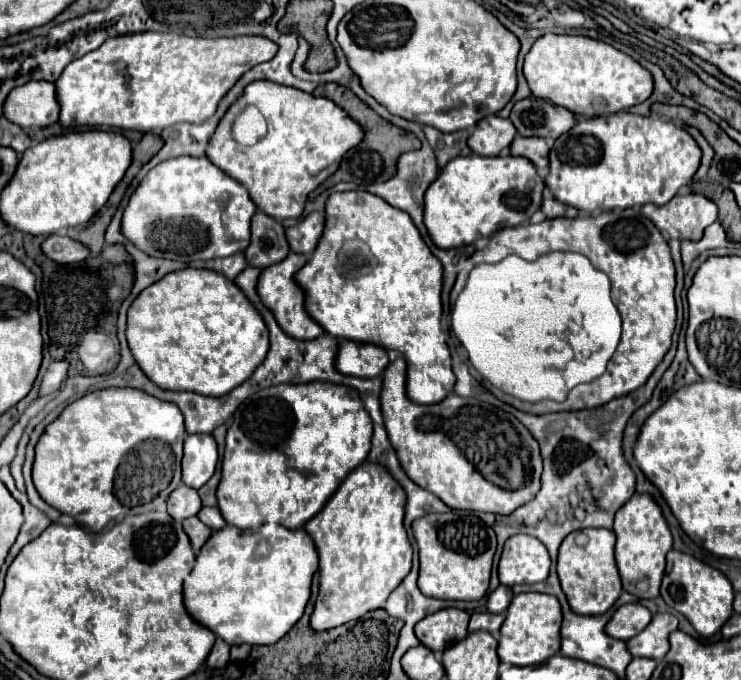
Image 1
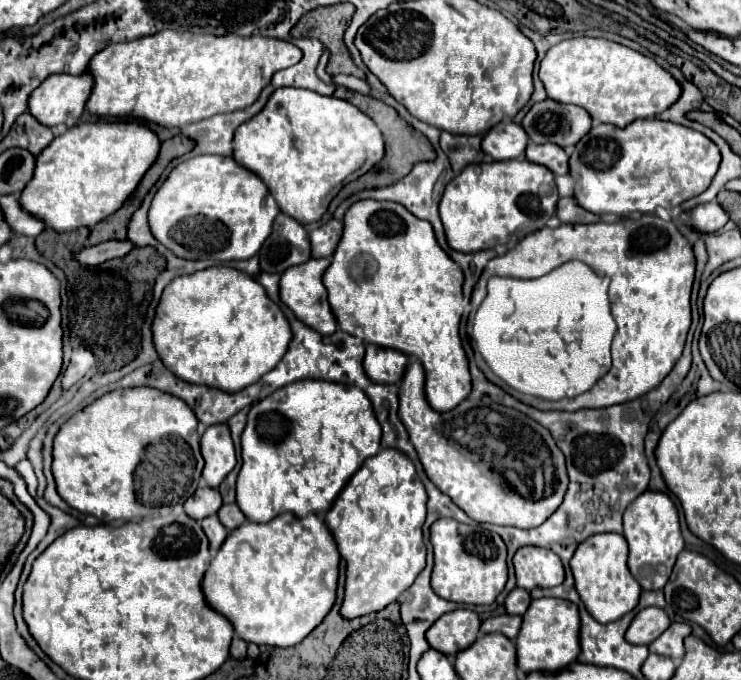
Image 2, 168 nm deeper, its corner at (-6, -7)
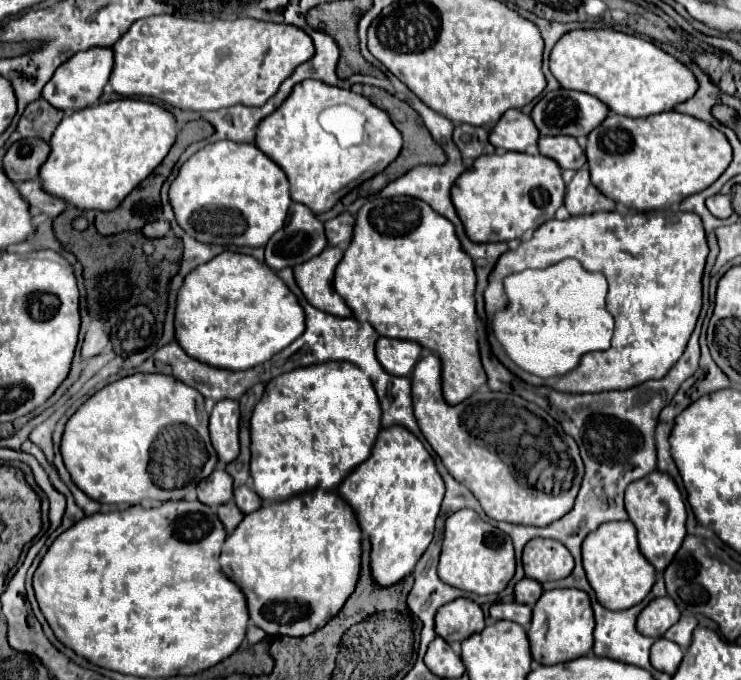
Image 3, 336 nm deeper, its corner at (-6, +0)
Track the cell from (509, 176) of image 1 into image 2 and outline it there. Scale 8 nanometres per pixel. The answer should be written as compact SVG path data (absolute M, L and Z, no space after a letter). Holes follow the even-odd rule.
M520 159L488 161L488 163L482 161L464 167L464 171L446 185L446 191L440 201L440 219L444 225L446 241L452 249L460 253L476 253L482 249L492 249L498 243L508 243L510 237L522 225L526 225L526 233L546 227L546 221L554 215L556 201L558 201L558 191L556 191L554 175L546 167L534 165L530 161L520 161Z

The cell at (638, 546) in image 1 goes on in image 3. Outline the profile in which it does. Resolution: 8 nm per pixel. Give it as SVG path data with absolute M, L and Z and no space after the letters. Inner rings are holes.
M660 470L650 472L648 476L634 480L626 488L626 512L634 526L638 528L638 542L642 554L648 558L648 562L654 564L658 572L666 568L668 562L672 562L674 554L682 546L682 540L686 536L686 504L682 498L682 492L676 488L674 480Z

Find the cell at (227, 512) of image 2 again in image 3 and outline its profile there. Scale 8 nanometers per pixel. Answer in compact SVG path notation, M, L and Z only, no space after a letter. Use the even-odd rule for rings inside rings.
M242 484L234 490L234 502L238 508L244 510L244 514L250 514L262 506L262 498L246 484Z

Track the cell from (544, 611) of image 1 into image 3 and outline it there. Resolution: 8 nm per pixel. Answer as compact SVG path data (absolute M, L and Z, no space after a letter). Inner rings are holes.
M556 588L540 596L534 606L532 624L528 630L530 650L538 664L560 664L586 656L594 644L594 616L590 596L578 588Z

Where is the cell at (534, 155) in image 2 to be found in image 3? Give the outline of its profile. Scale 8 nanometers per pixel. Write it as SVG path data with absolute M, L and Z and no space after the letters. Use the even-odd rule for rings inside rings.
M541 136L538 140L540 154L558 162L562 170L580 170L586 166L584 148L572 136Z

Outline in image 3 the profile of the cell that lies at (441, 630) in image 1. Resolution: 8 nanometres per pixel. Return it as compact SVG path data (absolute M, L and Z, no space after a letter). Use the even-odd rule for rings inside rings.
M456 598L444 604L436 614L436 634L448 644L462 642L468 636L482 632L484 612L470 598Z

